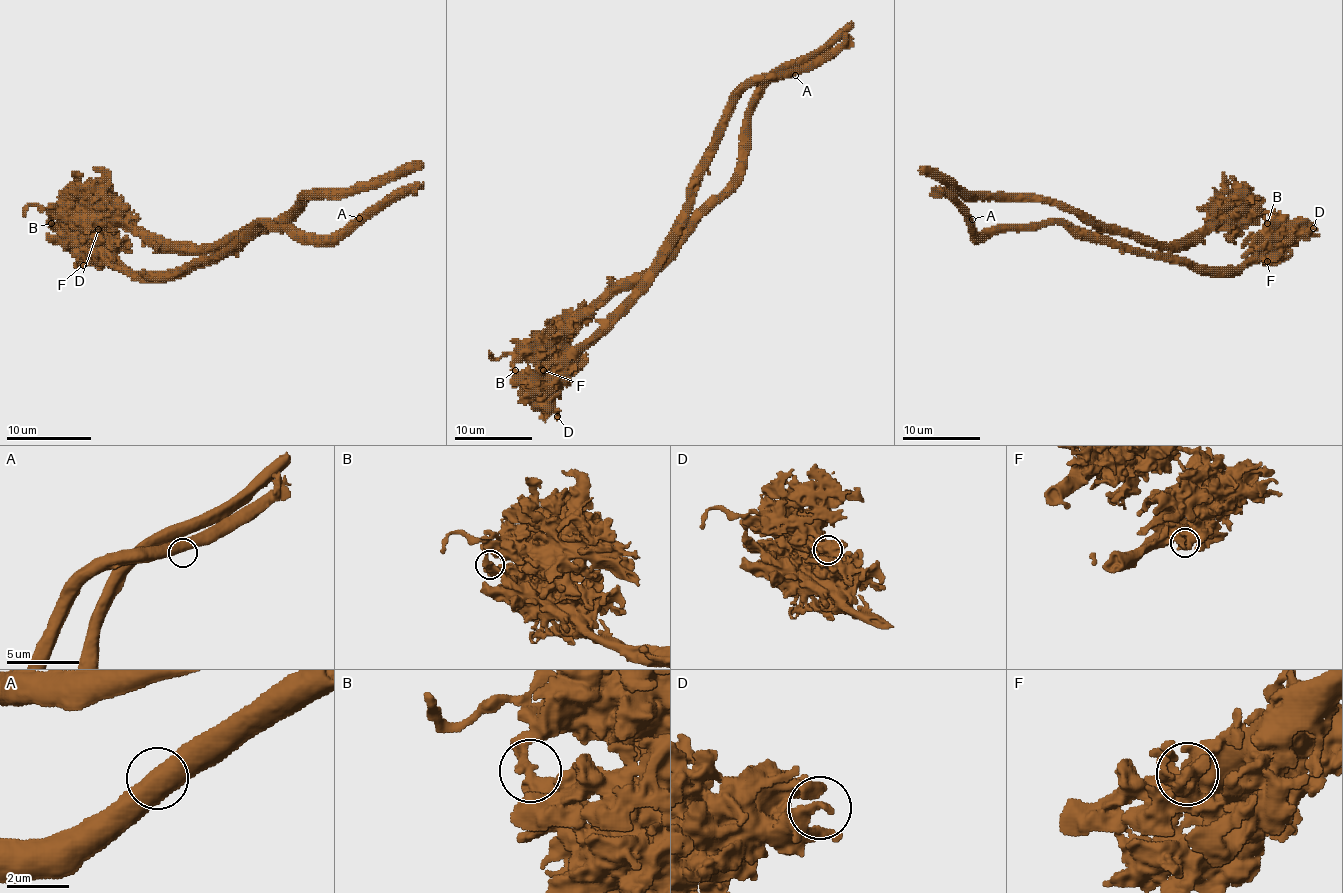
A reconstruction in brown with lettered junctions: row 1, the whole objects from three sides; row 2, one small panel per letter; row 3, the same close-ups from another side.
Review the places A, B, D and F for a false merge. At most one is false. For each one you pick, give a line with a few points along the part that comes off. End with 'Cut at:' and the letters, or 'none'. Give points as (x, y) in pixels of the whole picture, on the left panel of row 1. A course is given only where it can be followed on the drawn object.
B: (51, 223), (115, 265), (170, 272), (223, 252), (257, 223), (291, 225), (308, 235), (353, 231), (423, 182)
Cut at: B

